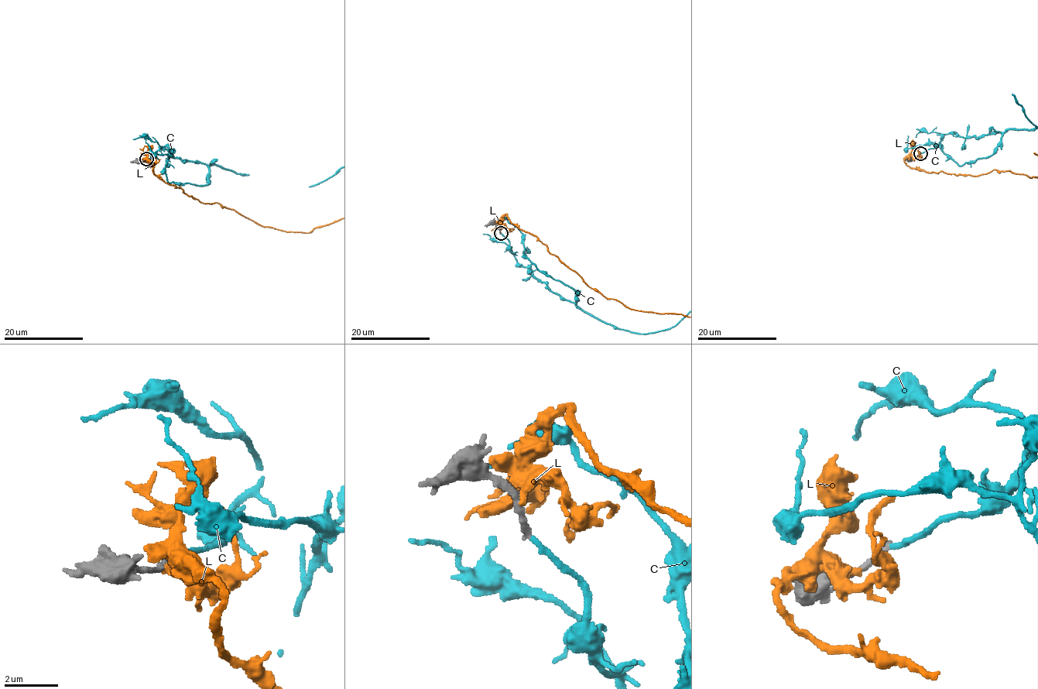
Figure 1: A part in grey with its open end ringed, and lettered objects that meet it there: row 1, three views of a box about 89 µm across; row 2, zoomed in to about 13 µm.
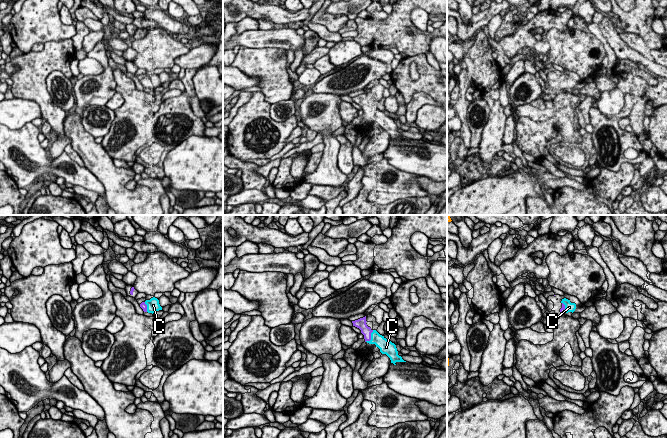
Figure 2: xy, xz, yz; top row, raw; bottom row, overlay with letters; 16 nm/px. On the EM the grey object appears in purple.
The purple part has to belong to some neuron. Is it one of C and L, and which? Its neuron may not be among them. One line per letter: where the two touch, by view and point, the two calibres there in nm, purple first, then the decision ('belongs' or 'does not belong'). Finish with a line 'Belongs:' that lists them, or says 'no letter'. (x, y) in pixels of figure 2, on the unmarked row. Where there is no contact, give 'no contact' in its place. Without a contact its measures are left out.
C: xz (370, 113) | 160/200 nm | belongs
L: no contact | does not belong
Belongs: C

